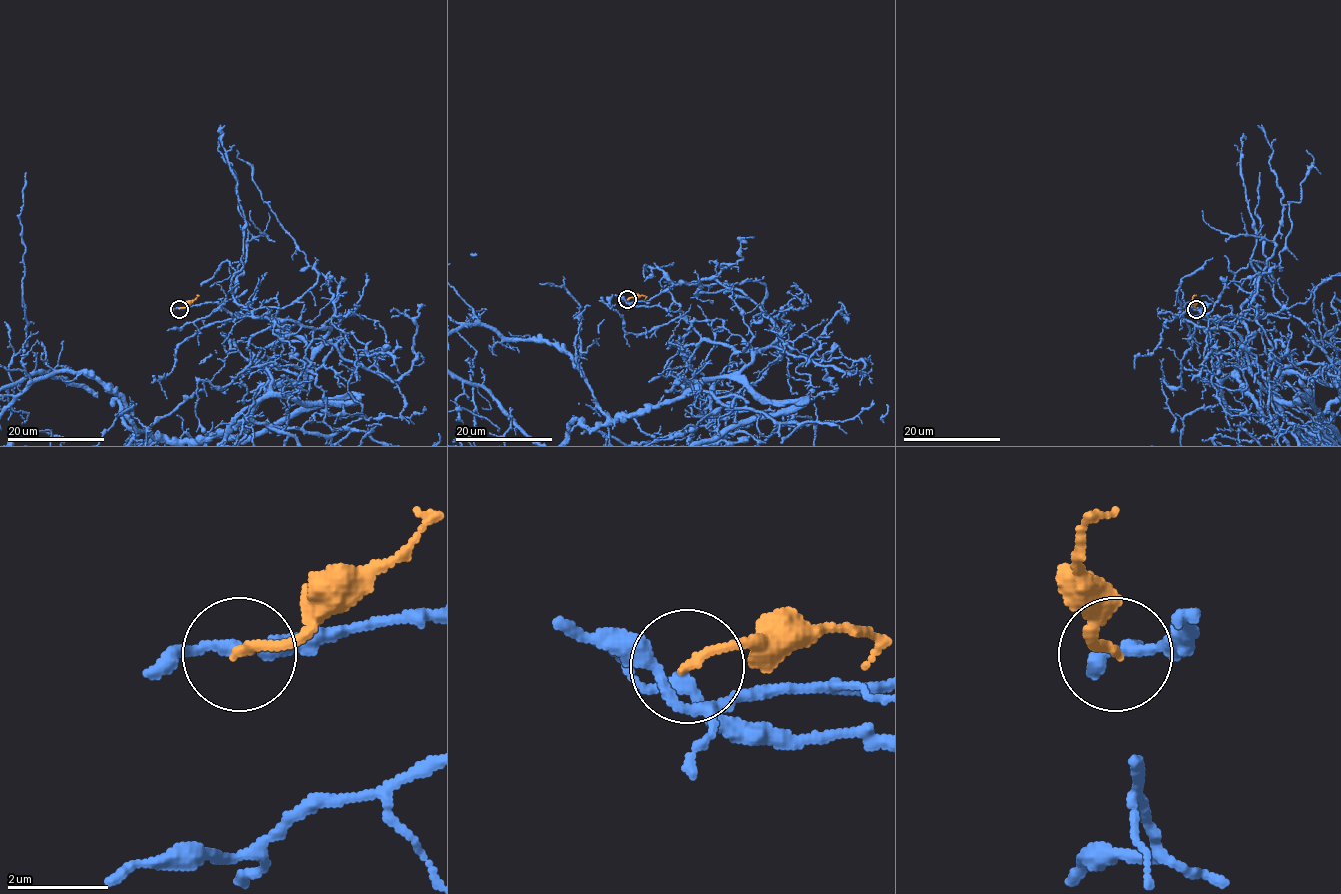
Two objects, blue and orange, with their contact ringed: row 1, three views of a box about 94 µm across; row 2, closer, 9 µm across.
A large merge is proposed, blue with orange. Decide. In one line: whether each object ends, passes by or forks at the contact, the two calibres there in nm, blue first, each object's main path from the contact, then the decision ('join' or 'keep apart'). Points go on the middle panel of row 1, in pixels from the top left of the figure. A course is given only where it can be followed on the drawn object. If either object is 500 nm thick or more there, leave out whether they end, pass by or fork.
blue passes by; orange ends there; 200 nm thick on the blue side, 180 nm on the other; orange runs (628, 299), (641, 296), (645, 296), (645, 299); keep apart

